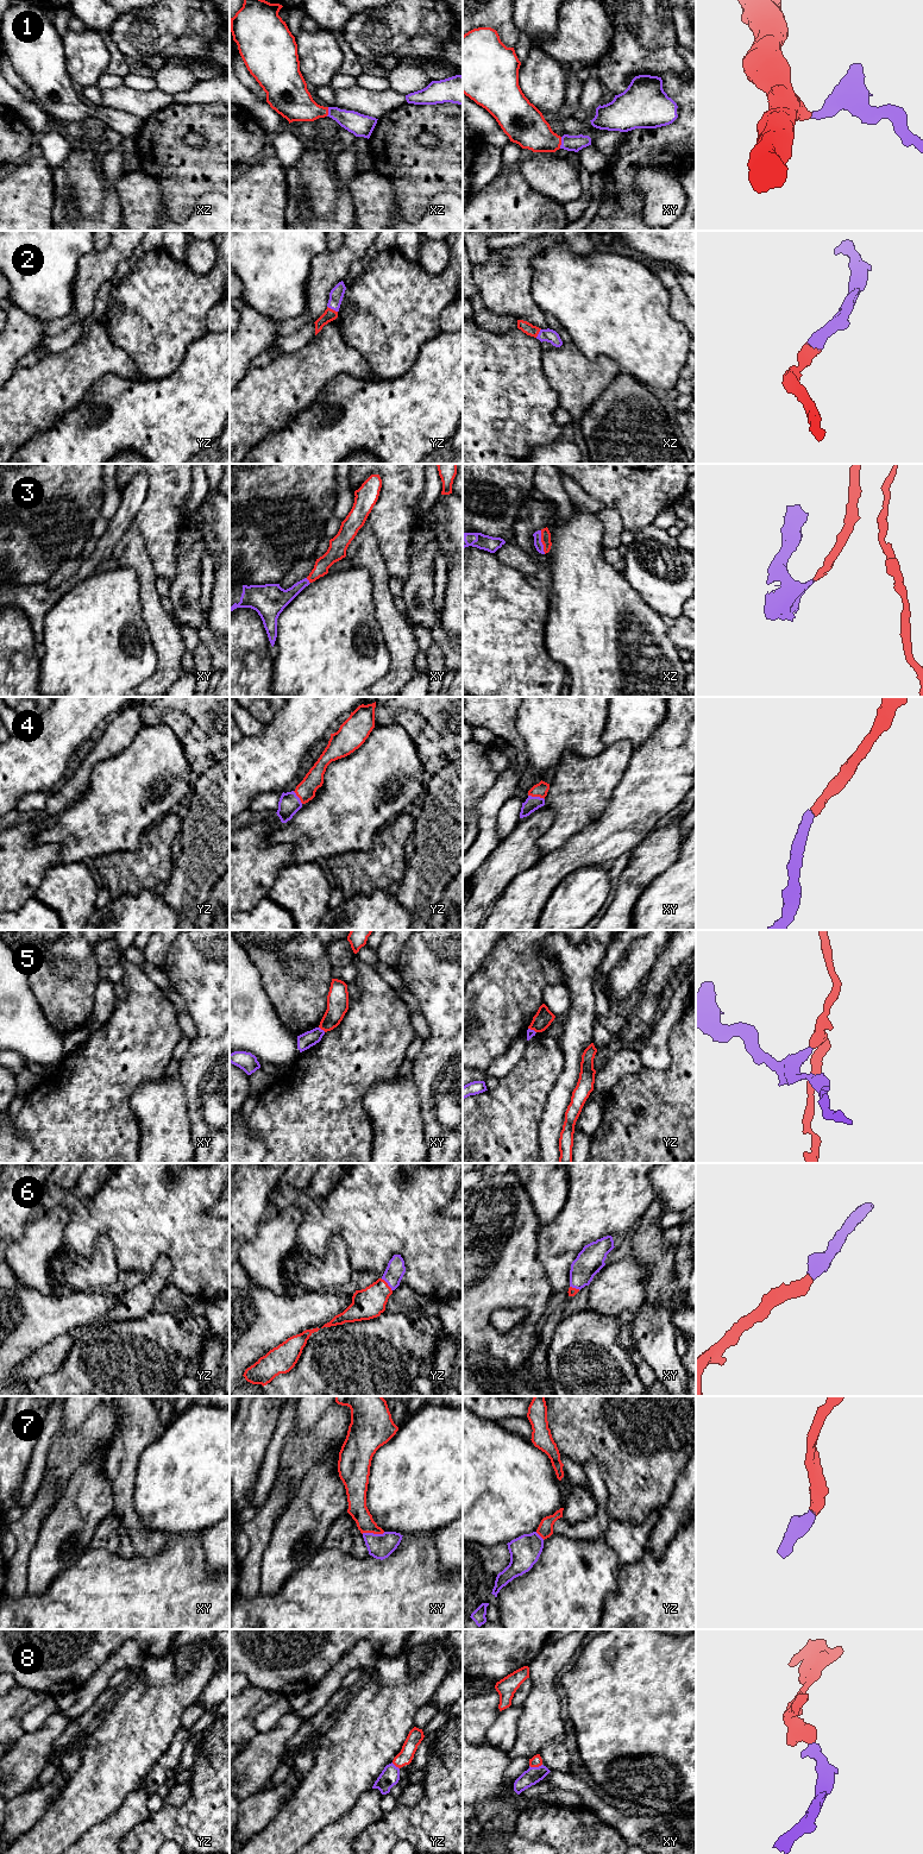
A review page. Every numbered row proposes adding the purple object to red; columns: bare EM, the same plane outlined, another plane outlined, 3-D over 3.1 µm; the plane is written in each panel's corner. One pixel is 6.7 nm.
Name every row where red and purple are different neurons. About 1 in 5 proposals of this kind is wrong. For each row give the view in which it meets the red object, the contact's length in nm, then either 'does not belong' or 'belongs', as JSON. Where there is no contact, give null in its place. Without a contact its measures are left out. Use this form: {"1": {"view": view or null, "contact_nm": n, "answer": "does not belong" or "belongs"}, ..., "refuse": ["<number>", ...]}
{"1": {"view": "xy", "contact_nm": 80, "answer": "belongs"}, "2": {"view": "yz", "contact_nm": 80, "answer": "belongs"}, "3": {"view": "xz", "contact_nm": 160, "answer": "belongs"}, "4": {"view": "xy", "contact_nm": 120, "answer": "belongs"}, "5": {"view": "xy", "contact_nm": 60, "answer": "does not belong"}, "6": {"view": "yz", "contact_nm": 120, "answer": "belongs"}, "7": {"view": "xy", "contact_nm": 160, "answer": "belongs"}, "8": {"view": "xy", "contact_nm": 90, "answer": "belongs"}, "refuse": ["5"]}

